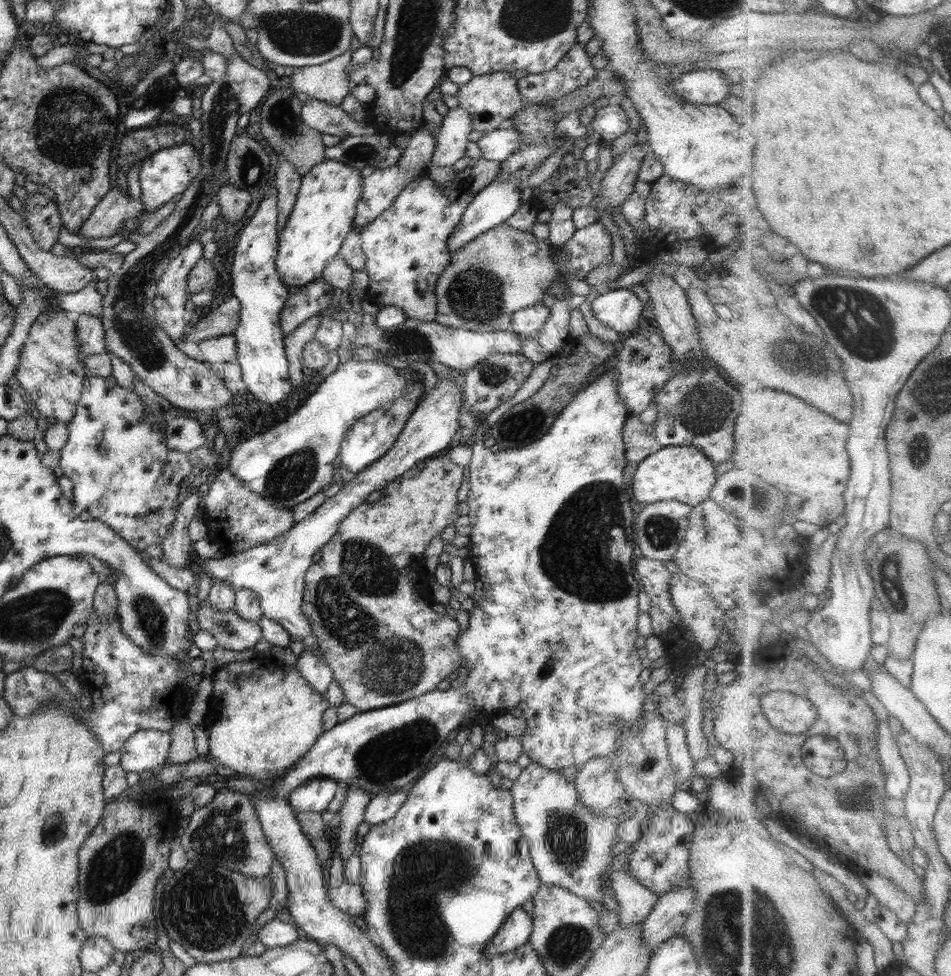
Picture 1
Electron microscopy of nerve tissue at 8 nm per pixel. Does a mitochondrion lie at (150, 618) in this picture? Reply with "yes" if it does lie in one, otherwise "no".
yes

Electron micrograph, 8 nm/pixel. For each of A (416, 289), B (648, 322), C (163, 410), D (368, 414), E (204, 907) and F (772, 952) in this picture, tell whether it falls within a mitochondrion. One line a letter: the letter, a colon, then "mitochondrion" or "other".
A: other
B: other
C: other
D: other
E: mitochondrion
F: mitochondrion

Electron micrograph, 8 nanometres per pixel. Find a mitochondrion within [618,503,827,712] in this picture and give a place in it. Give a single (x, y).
(659, 532)

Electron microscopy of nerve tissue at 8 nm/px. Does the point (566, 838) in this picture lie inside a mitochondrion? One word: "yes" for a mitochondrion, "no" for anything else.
yes

